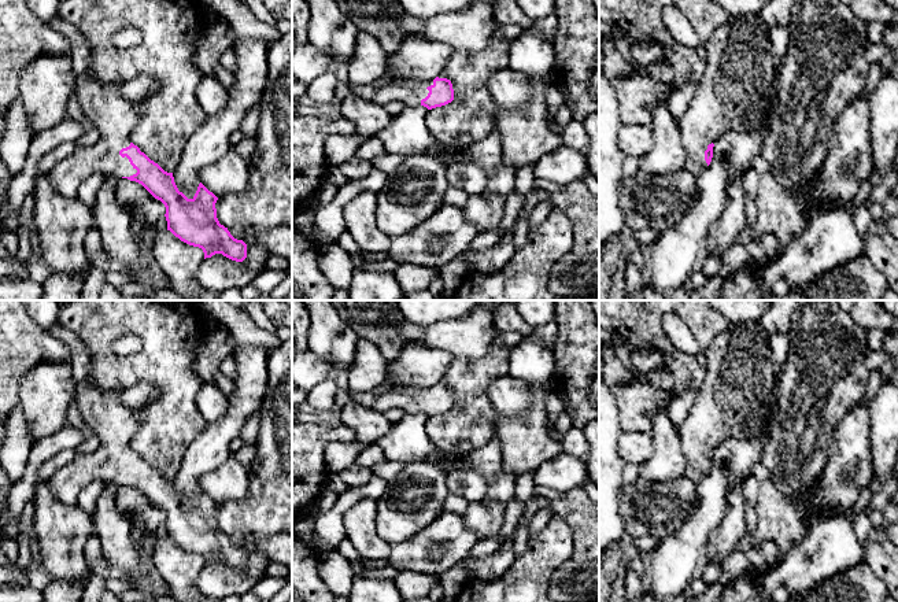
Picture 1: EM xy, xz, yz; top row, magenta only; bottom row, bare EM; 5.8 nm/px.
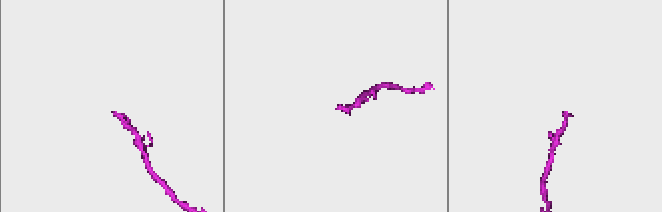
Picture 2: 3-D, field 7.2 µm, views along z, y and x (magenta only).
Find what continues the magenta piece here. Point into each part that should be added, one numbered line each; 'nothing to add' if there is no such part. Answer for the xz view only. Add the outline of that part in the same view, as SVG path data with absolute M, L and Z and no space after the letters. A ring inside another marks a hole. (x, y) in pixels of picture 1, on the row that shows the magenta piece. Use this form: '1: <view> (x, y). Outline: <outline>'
1: xz (410, 92). Outline: M383 77L376 81L373 101L385 106L389 101L400 101L404 106L421 106L421 100L429 93L428 86L433 80L409 80Z

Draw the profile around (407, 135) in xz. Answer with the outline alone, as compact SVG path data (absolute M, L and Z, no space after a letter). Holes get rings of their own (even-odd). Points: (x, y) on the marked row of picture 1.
M404 106L391 123L376 136L381 140L387 154L410 158L422 155L435 137L426 128L425 118L428 108L424 106Z

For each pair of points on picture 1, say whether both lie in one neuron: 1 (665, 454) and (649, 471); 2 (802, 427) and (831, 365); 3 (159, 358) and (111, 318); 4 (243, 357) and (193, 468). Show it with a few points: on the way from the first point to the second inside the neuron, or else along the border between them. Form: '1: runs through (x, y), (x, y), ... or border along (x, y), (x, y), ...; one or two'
1: runs through (661, 458), (653, 466); one
2: runs through (808, 412), (813, 394), (821, 380); one
3: runs through (156, 343), (132, 318), (126, 318); one
4: runs through (246, 384), (246, 399), (239, 412), (214, 440); one

